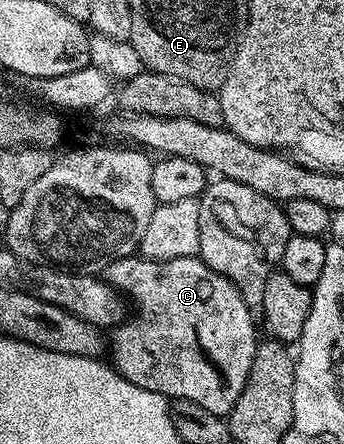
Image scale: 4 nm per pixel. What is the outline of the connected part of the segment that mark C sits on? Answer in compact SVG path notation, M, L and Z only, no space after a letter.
M138 254L126 255L113 261L101 275L120 295L130 302L132 299L139 310L110 332L110 366L121 377L133 381L133 385L141 385L141 389L166 395L171 401L184 399L196 403L201 409L209 409L209 413L220 417L230 415L237 397L241 397L241 389L245 389L257 346L255 319L251 316L254 314L252 308L245 305L239 290L194 255L169 261L144 259Z

